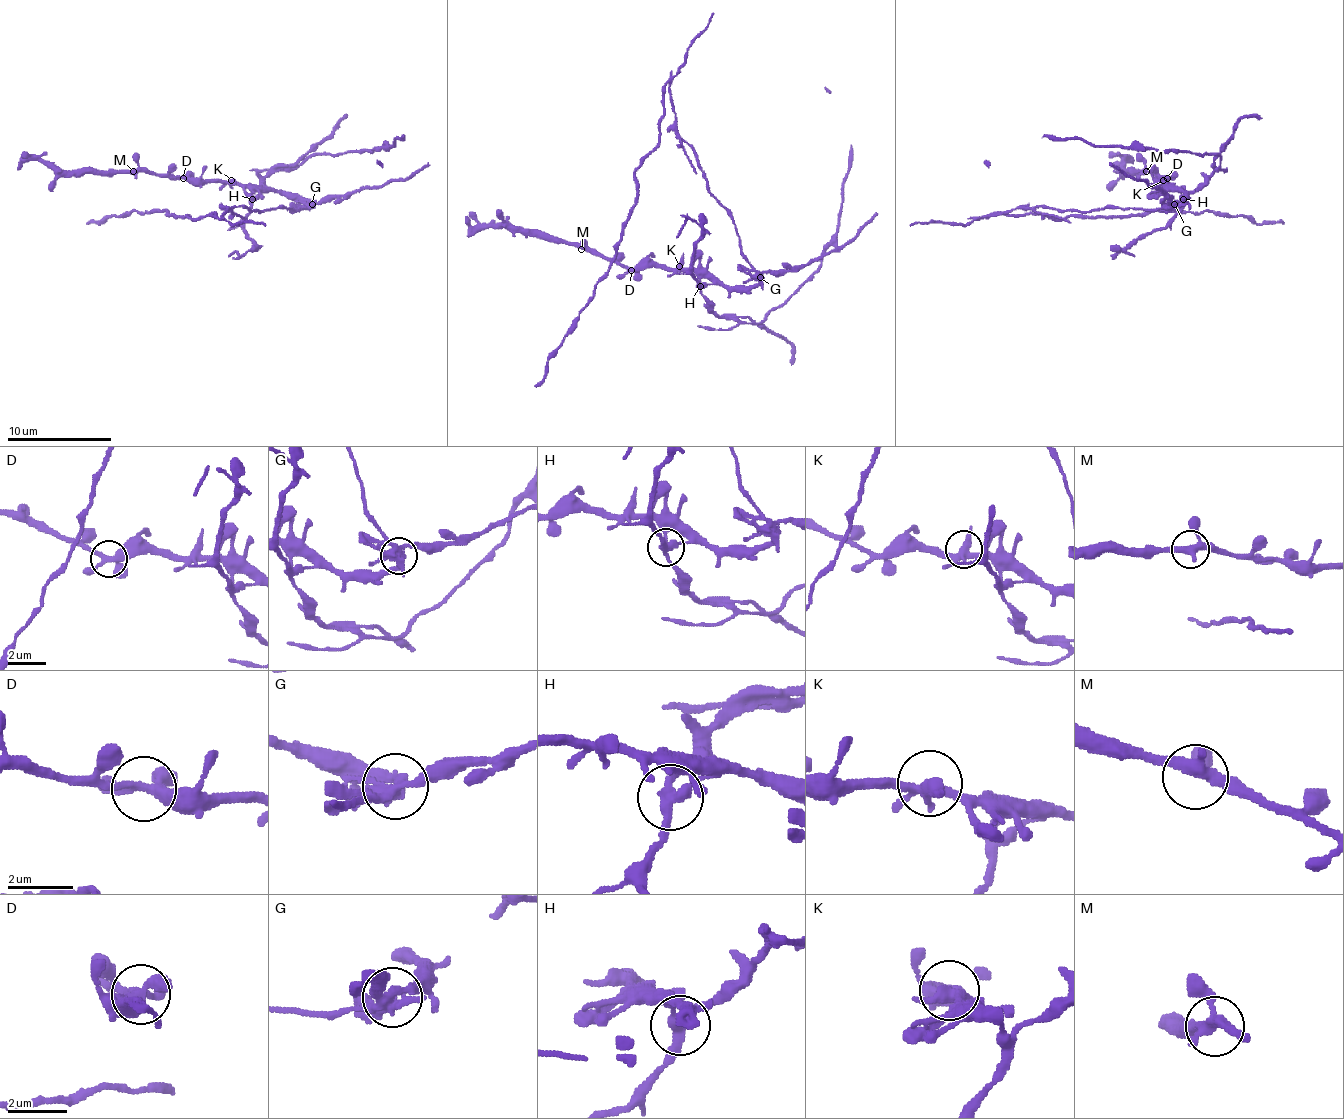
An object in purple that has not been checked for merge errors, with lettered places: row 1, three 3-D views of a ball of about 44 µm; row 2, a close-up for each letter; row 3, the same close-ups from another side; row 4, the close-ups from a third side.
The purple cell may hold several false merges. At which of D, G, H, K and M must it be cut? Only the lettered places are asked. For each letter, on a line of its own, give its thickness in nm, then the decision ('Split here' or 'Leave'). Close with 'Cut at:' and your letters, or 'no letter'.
D: Thickness 320 nm. Leave
G: Thickness 340 nm. Split here
H: Thickness 280 nm. Split here
K: Thickness 340 nm. Leave
M: Thickness 320 nm. Leave
Cut at: G, H

